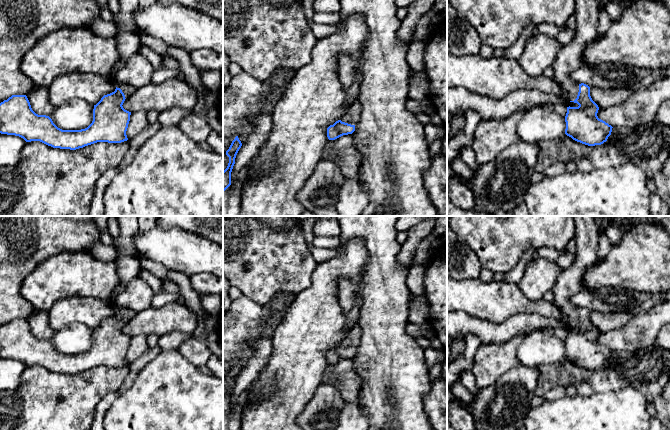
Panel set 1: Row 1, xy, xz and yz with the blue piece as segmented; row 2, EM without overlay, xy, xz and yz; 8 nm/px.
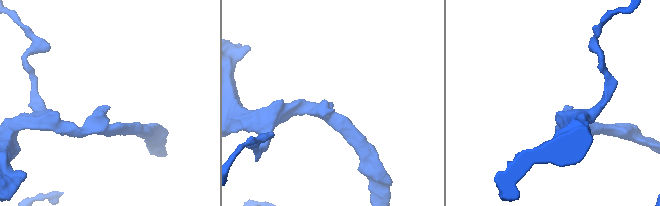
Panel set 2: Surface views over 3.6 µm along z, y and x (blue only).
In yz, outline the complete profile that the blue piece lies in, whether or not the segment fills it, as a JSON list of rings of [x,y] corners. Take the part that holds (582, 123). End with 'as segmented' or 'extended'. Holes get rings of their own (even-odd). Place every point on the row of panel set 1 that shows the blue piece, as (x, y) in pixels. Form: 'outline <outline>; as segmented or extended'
outline [[[575,0],[576,30],[575,37],[567,45],[563,46],[552,65],[554,79],[564,90],[562,96],[566,101],[577,103],[578,107],[567,107],[565,116],[565,134],[573,140],[588,146],[601,145],[611,135],[612,126],[598,118],[598,105],[590,96],[590,87],[584,83],[577,83],[571,79],[571,73],[579,68],[581,56],[585,46],[597,37],[598,33],[599,4],[596,0]]]; extended

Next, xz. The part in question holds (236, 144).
outline [[[236,136],[229,149],[226,151],[226,155],[229,157],[229,163],[227,168],[223,171],[223,191],[225,191],[231,185],[231,172],[235,164],[236,155],[241,146],[242,143],[238,136]]]; as segmented

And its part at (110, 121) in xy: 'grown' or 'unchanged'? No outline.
grown

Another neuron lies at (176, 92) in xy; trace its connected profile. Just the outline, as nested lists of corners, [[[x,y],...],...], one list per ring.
[[[176,77],[159,84],[149,83],[135,88],[122,106],[131,113],[140,110],[156,110],[161,113],[173,107],[192,111],[196,103],[196,90],[183,77]]]

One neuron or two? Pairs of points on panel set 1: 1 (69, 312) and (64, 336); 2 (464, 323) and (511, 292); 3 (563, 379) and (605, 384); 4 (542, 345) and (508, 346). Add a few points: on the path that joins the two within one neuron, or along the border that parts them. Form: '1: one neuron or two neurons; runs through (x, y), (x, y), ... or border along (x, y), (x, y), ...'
1: two neurons; border along (89, 327), (80, 323), (69, 323), (55, 331)
2: two neurons; border along (457, 310), (464, 311), (479, 319), (496, 322)
3: one neuron; runs through (573, 375), (590, 375), (595, 377)
4: two neurons; border along (524, 336), (516, 352), (519, 363)

